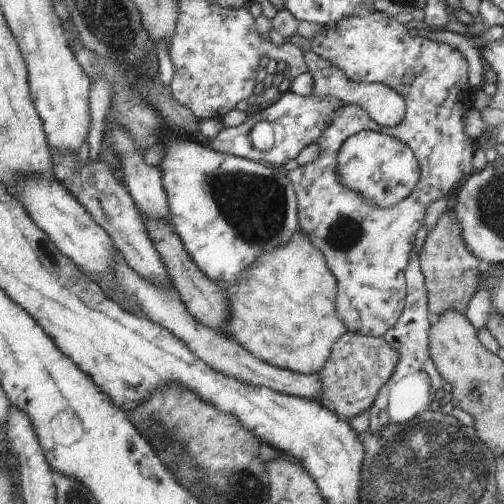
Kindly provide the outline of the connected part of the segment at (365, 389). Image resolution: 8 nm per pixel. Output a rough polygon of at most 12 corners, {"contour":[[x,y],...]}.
{"contour":[[345,332],[317,374],[339,420],[367,410],[397,354]]}

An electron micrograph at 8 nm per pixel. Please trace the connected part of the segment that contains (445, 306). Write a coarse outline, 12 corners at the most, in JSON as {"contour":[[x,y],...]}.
{"contour":[[451,208],[417,262],[429,314],[465,318],[483,264],[463,246]]}

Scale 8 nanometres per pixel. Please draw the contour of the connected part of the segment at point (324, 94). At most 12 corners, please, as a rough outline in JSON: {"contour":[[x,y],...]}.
{"contour":[[301,52],[311,96],[355,106],[391,128],[403,100],[381,84],[351,82],[313,52]]}

